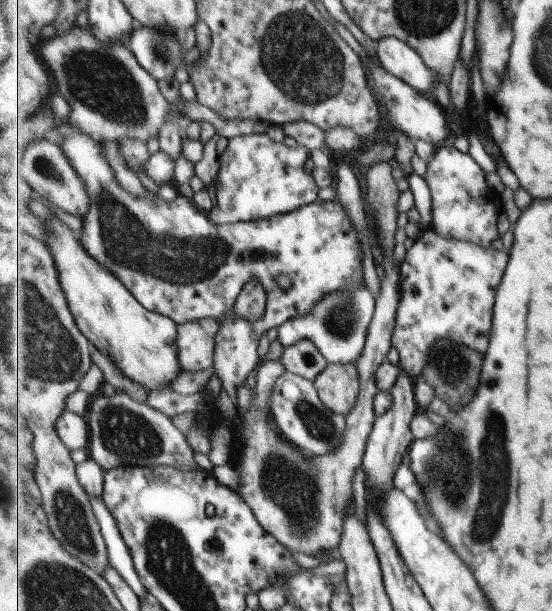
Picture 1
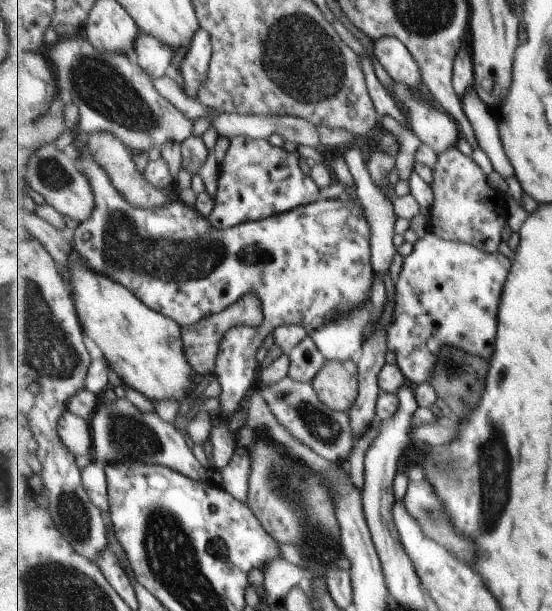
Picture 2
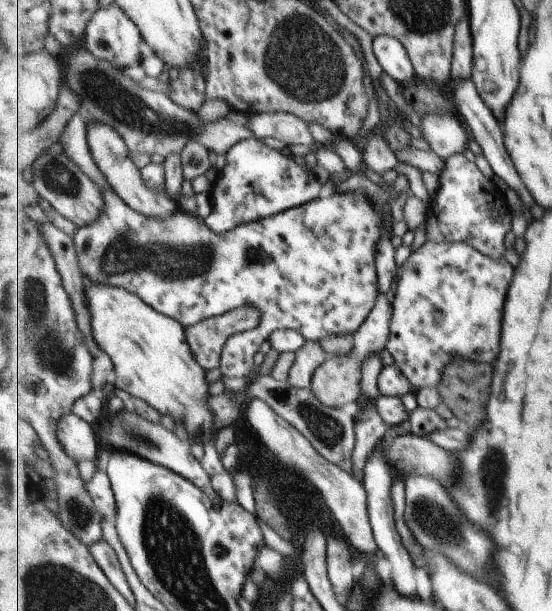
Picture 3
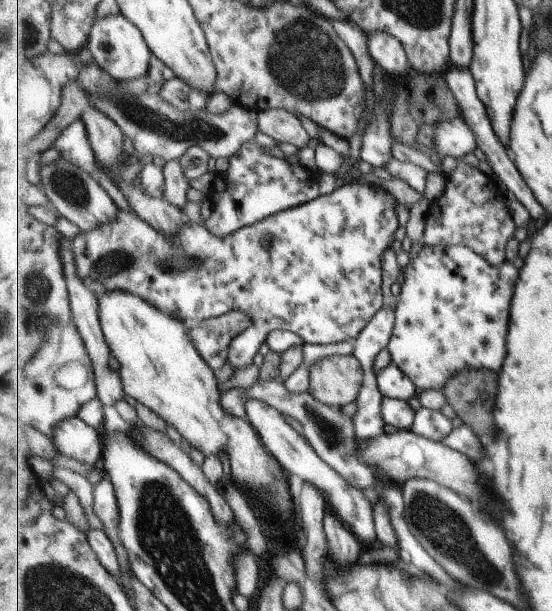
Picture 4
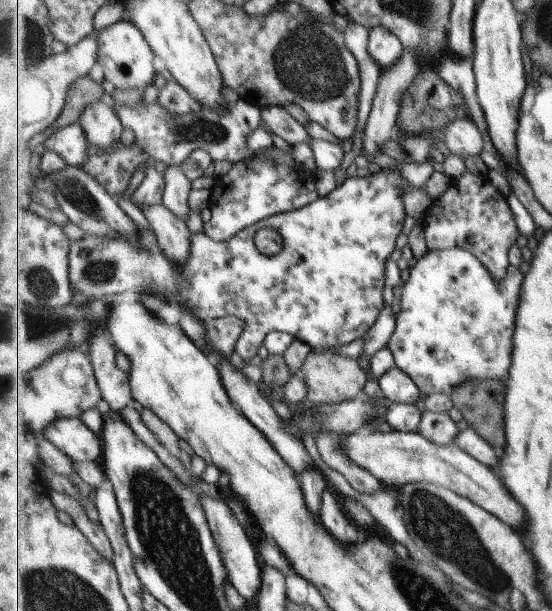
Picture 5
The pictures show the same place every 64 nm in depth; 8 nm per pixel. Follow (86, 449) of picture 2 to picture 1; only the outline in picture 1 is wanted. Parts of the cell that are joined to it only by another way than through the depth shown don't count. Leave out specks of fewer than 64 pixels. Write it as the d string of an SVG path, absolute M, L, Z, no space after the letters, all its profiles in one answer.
M66 410L57 420L57 432L69 450L88 450L90 428L87 418Z

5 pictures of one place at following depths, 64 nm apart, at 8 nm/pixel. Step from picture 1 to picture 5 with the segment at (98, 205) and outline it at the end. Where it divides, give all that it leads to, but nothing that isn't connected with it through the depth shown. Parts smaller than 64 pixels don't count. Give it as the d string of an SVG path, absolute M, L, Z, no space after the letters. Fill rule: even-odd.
M382 170L375 174L370 174L368 177L349 177L346 180L340 181L339 185L329 196L319 197L319 200L313 202L305 208L299 210L292 210L291 212L279 213L261 222L257 222L253 226L247 227L245 230L238 232L230 241L227 242L215 242L210 235L205 231L201 231L196 235L193 235L193 246L191 246L191 254L189 254L189 260L185 264L177 264L177 262L171 262L163 248L159 246L157 242L157 235L153 234L151 230L145 230L141 228L141 244L133 246L129 240L125 238L117 238L115 236L83 236L78 241L72 241L70 252L70 281L71 286L74 288L74 292L77 294L86 294L87 298L91 296L93 300L111 300L111 296L117 296L121 292L135 292L135 294L153 294L153 296L161 296L165 298L165 302L169 302L171 298L176 300L177 304L183 308L189 308L193 316L197 316L199 320L207 321L208 319L217 319L218 317L229 316L231 314L242 318L247 322L245 332L242 337L239 338L238 345L235 346L236 353L246 362L250 358L255 358L259 348L264 345L266 336L271 331L283 331L292 334L295 339L301 339L313 348L336 348L337 346L343 346L357 340L357 338L363 338L368 334L369 330L375 326L375 322L379 320L381 312L385 307L384 301L384 286L387 280L387 262L395 246L397 246L397 238L403 230L403 220L405 220L405 208L403 207L402 194L405 188L410 187L411 182L407 182L407 178L399 174L399 170ZM263 228L275 228L281 236L283 236L283 250L277 254L277 256L267 257L261 256L261 251L258 246L255 246L255 237L263 230Z

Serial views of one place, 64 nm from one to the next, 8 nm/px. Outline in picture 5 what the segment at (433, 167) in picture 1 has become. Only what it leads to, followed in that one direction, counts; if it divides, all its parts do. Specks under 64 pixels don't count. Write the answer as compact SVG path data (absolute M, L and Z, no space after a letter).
M471 170L466 171L460 177L454 179L449 185L447 192L437 201L432 201L423 213L423 225L425 227L426 246L429 251L451 250L454 248L465 248L473 254L478 255L479 260L485 264L487 270L494 274L495 280L503 282L511 268L511 245L516 244L520 230L515 220L515 214L509 206L509 193L503 194L495 182L485 174L473 174Z

